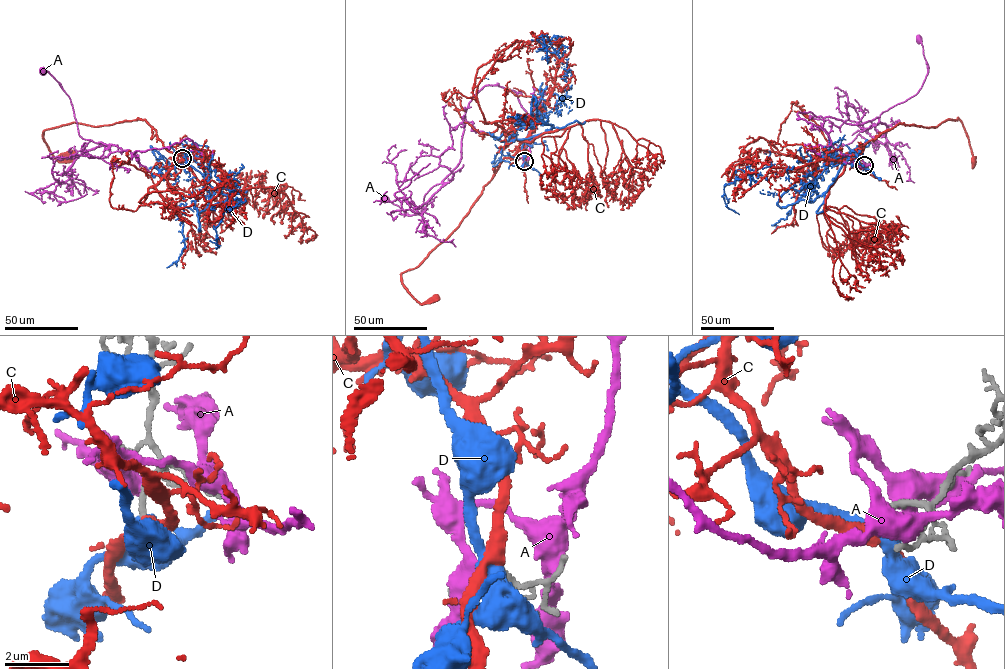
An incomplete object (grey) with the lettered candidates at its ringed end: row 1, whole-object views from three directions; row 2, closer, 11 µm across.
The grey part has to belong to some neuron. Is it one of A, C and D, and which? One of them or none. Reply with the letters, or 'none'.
C

